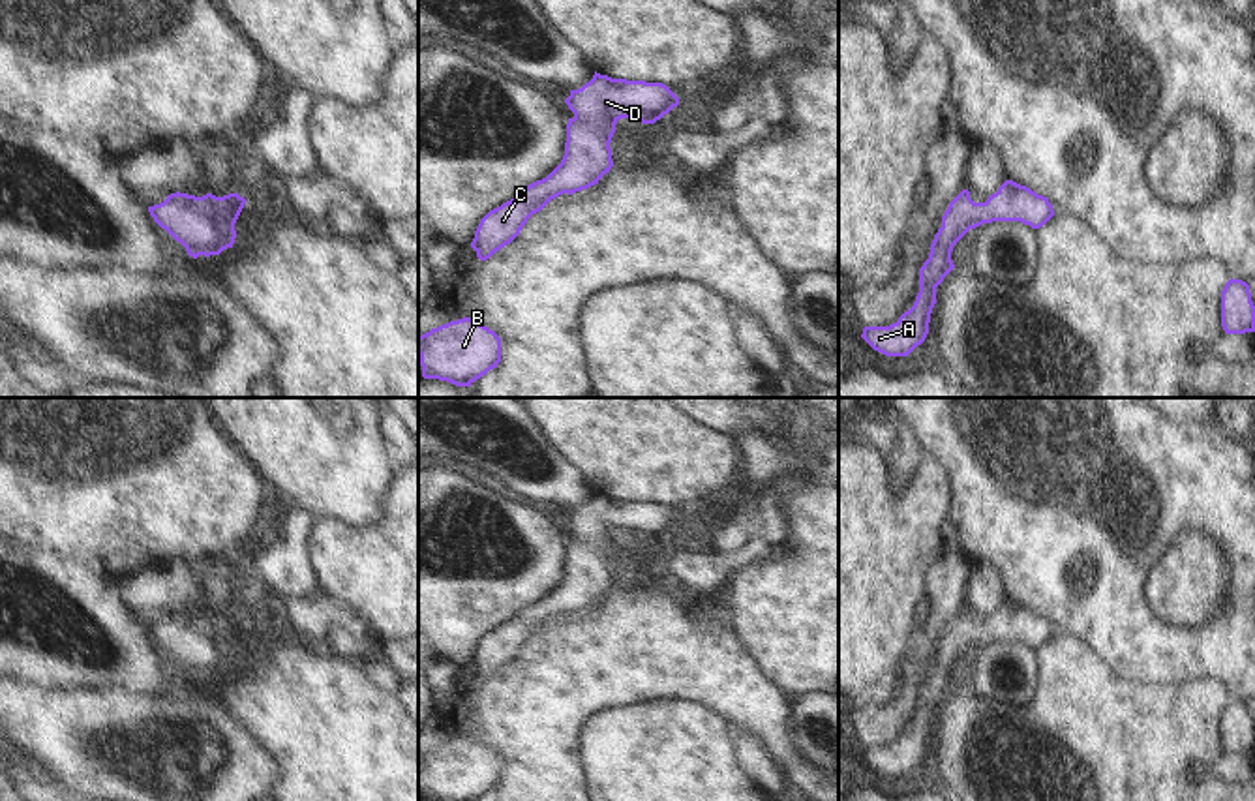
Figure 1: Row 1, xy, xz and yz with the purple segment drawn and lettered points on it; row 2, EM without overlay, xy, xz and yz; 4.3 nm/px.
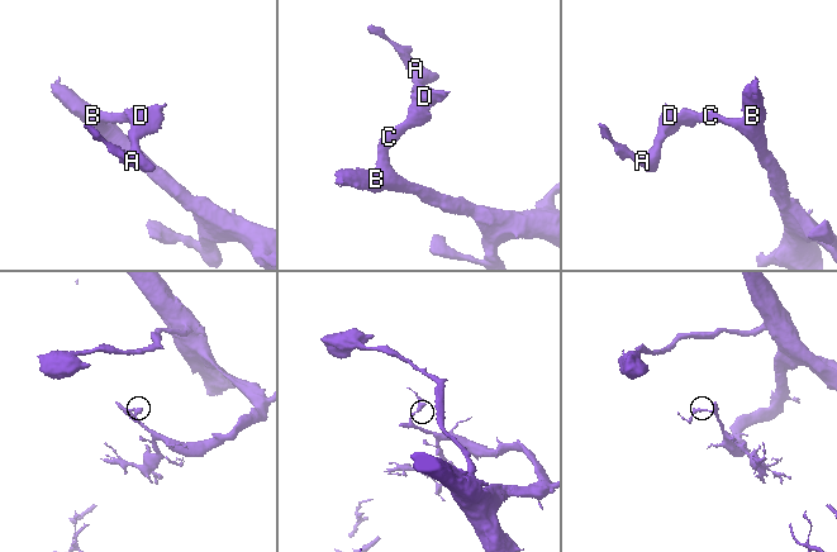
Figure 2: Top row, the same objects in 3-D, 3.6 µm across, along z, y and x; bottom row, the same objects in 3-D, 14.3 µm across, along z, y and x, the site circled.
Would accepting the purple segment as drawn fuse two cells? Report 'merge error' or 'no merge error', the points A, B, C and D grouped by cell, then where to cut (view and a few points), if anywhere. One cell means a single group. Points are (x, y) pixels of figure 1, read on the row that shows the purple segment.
no merge error | A B C D | no cut

